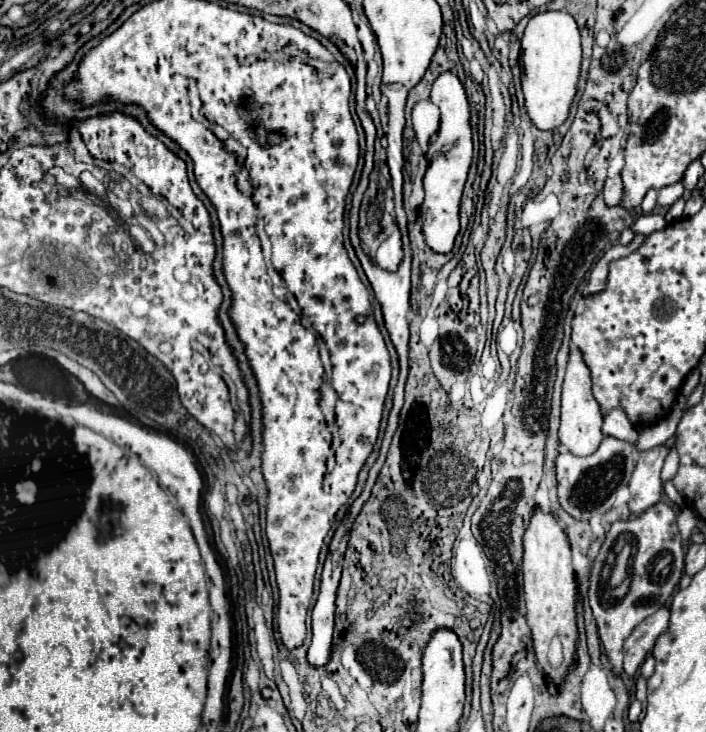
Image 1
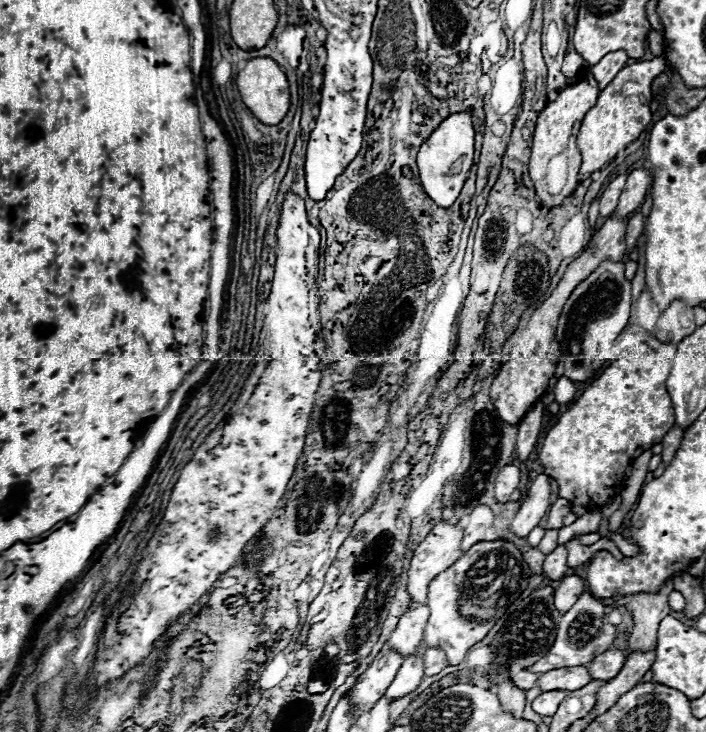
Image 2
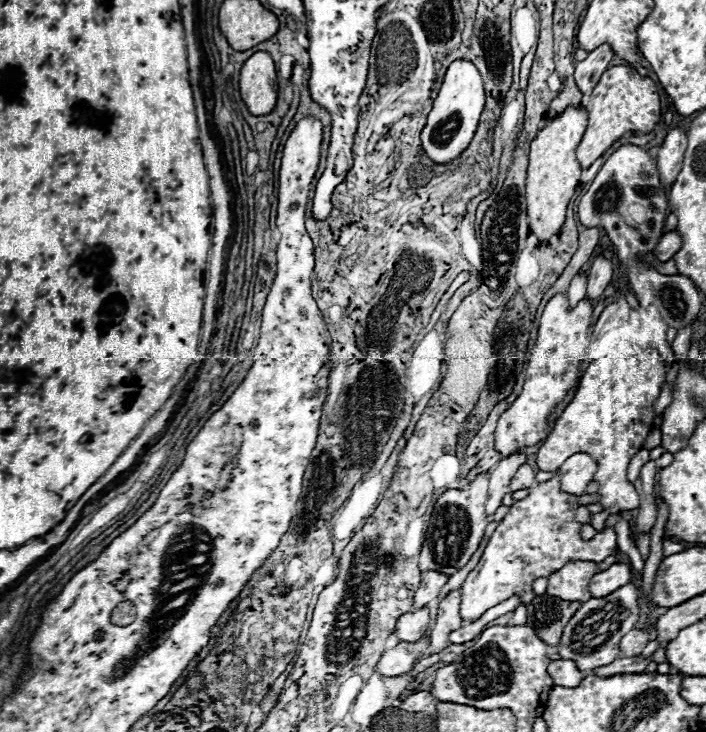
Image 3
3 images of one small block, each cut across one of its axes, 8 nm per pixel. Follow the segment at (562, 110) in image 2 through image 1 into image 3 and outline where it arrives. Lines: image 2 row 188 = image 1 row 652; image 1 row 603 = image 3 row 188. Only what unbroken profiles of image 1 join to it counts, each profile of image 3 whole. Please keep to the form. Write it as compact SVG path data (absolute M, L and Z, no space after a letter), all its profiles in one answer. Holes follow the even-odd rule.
M584 106L566 108L562 114L550 120L546 128L538 132L530 145L530 162L528 162L528 178L526 178L526 210L532 234L538 236L540 242L548 242L554 234L560 232L566 206L580 184L582 168L576 160L576 148L584 136L588 124L588 114Z

